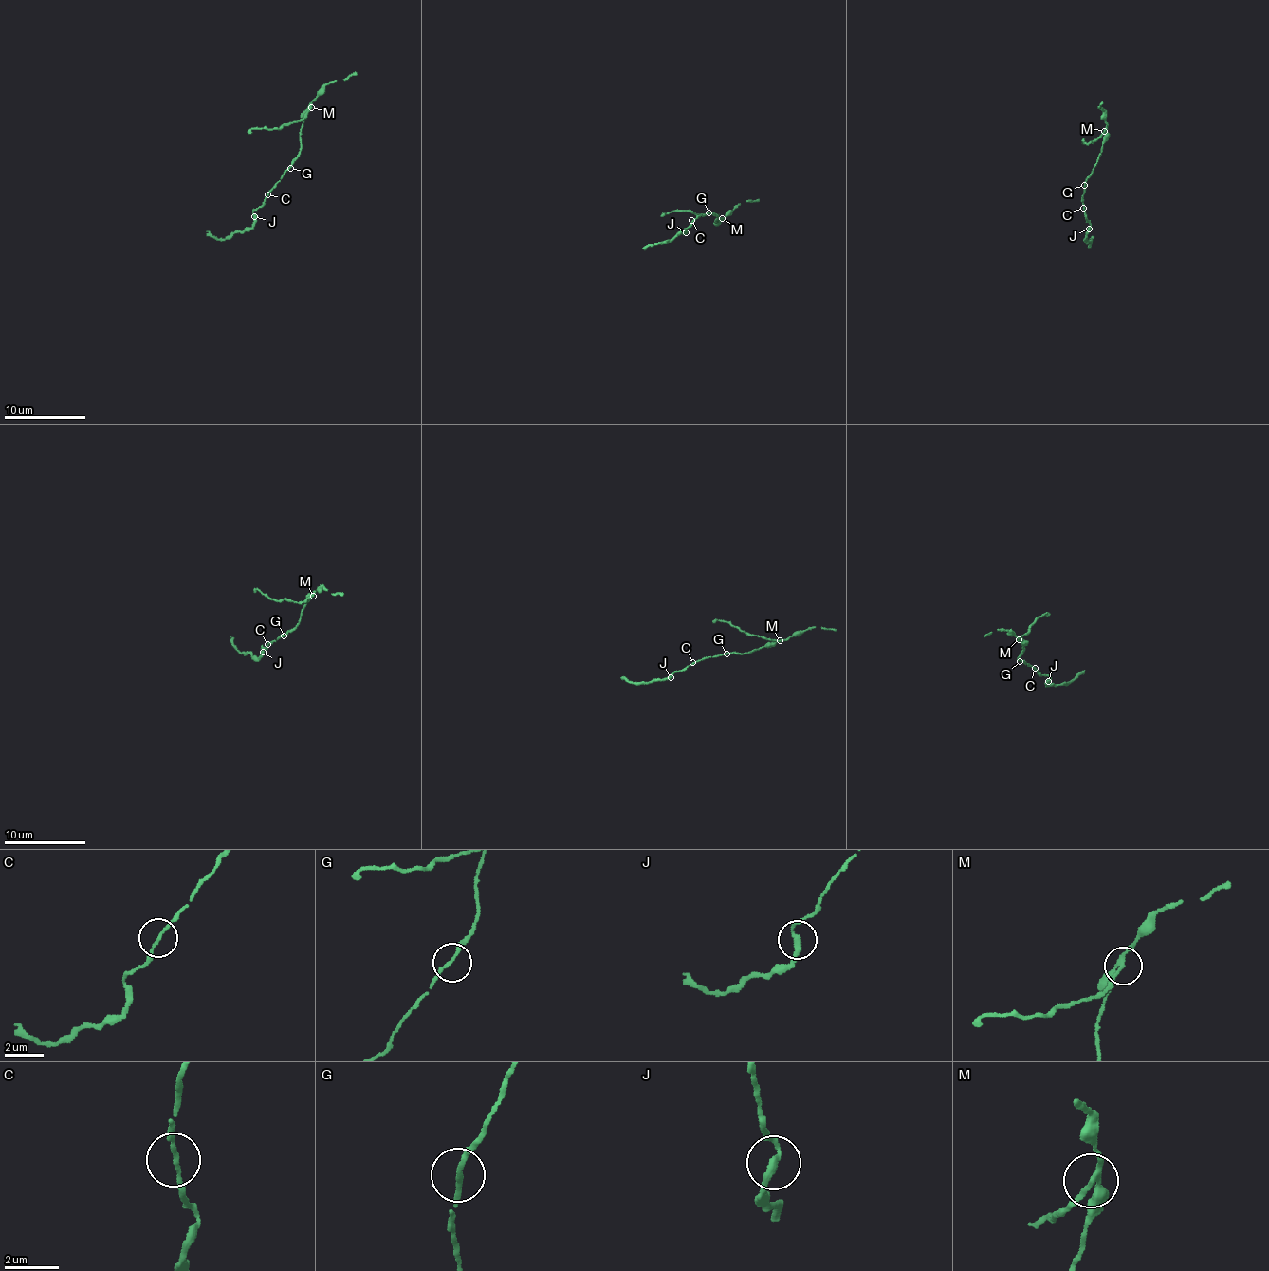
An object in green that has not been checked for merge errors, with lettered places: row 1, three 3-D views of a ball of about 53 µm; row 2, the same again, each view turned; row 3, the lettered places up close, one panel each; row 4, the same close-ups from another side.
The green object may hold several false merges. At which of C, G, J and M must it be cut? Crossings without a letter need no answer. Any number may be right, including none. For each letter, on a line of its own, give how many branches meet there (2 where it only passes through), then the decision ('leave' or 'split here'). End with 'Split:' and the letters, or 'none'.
C: 2 branches meet; leave
G: 2 branches meet; leave
J: 2 branches meet; split here
M: 3 branches meet; split here
Split: J, M

